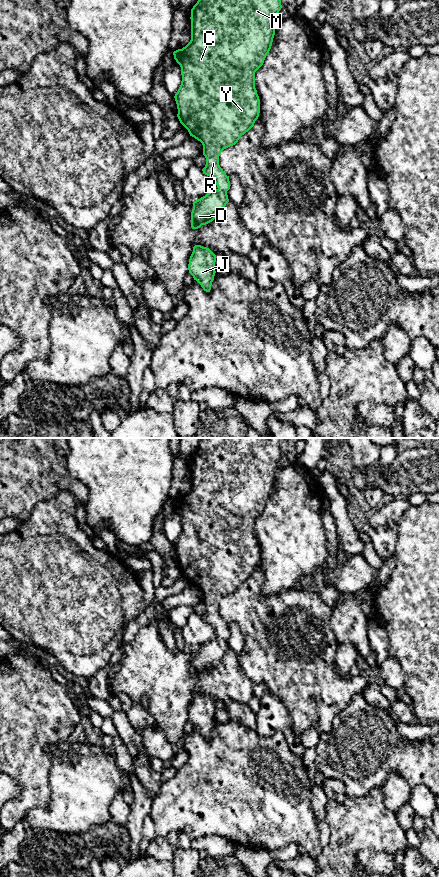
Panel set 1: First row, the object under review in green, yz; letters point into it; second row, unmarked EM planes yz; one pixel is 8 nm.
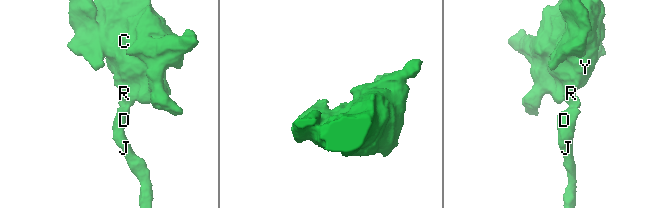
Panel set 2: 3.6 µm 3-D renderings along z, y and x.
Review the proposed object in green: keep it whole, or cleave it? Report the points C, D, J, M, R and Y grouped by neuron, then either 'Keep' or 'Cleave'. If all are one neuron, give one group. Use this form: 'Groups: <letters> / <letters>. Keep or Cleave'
Groups: C D J M R Y. Keep

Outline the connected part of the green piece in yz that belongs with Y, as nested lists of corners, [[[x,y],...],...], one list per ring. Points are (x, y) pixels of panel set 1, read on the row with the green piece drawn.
[[[198,0],[191,9],[191,40],[183,47],[173,52],[174,59],[181,67],[182,81],[181,85],[175,94],[174,98],[177,104],[178,114],[177,117],[180,123],[188,130],[190,136],[200,141],[203,145],[203,155],[206,158],[206,165],[202,169],[203,173],[209,176],[217,185],[216,190],[212,190],[200,199],[193,201],[193,209],[191,212],[191,227],[198,229],[202,225],[206,225],[217,218],[226,204],[229,202],[227,191],[230,189],[229,176],[223,171],[219,165],[219,156],[221,152],[235,145],[238,140],[248,132],[259,117],[260,113],[260,99],[255,88],[255,72],[263,65],[264,60],[269,53],[273,38],[275,35],[275,24],[278,21],[278,13],[281,10],[281,0]]]

